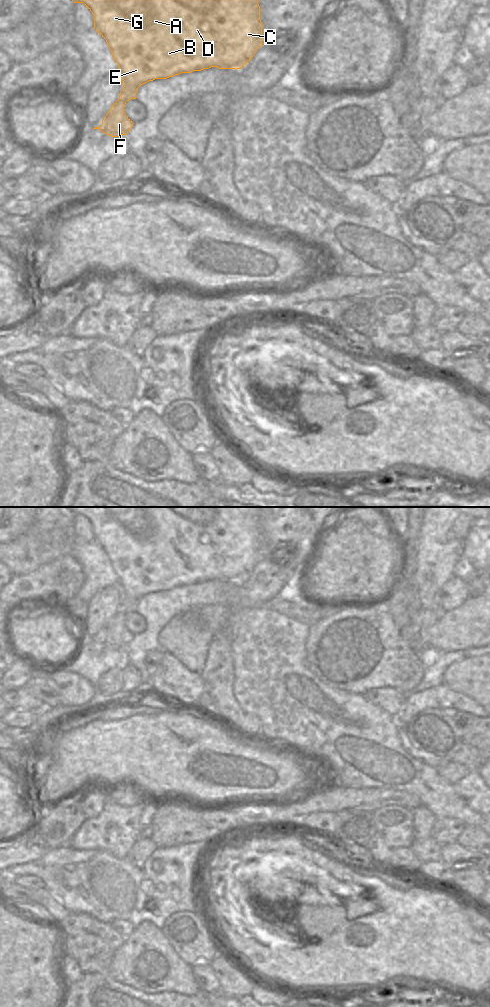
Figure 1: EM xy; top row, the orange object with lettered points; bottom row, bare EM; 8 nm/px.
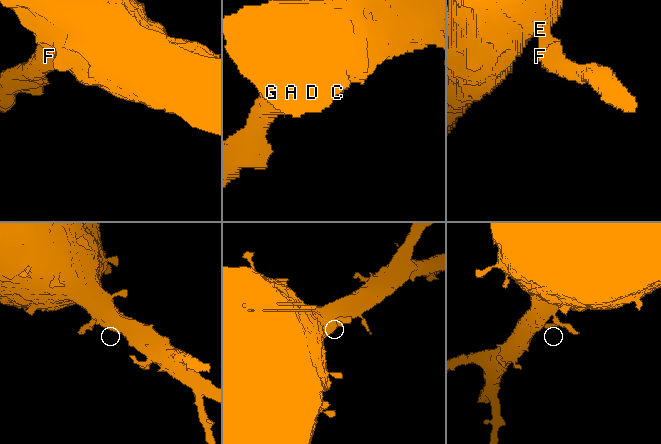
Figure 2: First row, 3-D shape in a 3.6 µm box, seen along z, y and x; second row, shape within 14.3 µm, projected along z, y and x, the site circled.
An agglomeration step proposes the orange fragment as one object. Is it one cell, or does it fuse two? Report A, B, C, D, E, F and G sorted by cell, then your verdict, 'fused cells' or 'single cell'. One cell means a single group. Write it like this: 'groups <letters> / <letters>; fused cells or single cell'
groups A B C D E F G; single cell

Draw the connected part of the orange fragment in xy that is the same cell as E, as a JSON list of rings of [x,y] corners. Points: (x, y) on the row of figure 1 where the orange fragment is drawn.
[[[72,0],[72,1],[74,3],[83,3],[92,12],[92,14],[94,16],[94,29],[106,40],[106,42],[112,52],[112,56],[113,56],[114,60],[116,61],[116,63],[118,64],[118,74],[122,78],[122,85],[123,85],[124,89],[120,92],[120,96],[119,96],[118,100],[112,105],[112,107],[110,108],[110,110],[108,111],[108,113],[106,114],[104,119],[102,120],[102,124],[99,127],[93,128],[93,129],[99,129],[100,131],[102,131],[103,133],[105,133],[111,137],[119,137],[121,135],[126,135],[132,128],[134,123],[126,116],[126,114],[124,112],[124,106],[127,101],[129,101],[131,99],[136,99],[136,92],[141,85],[143,85],[149,81],[153,81],[155,79],[167,79],[169,77],[173,77],[173,76],[179,75],[181,73],[191,73],[193,71],[201,71],[203,69],[209,69],[211,67],[217,67],[219,69],[236,69],[236,70],[241,69],[252,59],[252,57],[254,56],[254,54],[256,53],[258,48],[263,45],[263,43],[262,43],[262,22],[260,20],[260,6],[258,4],[258,0]]]

